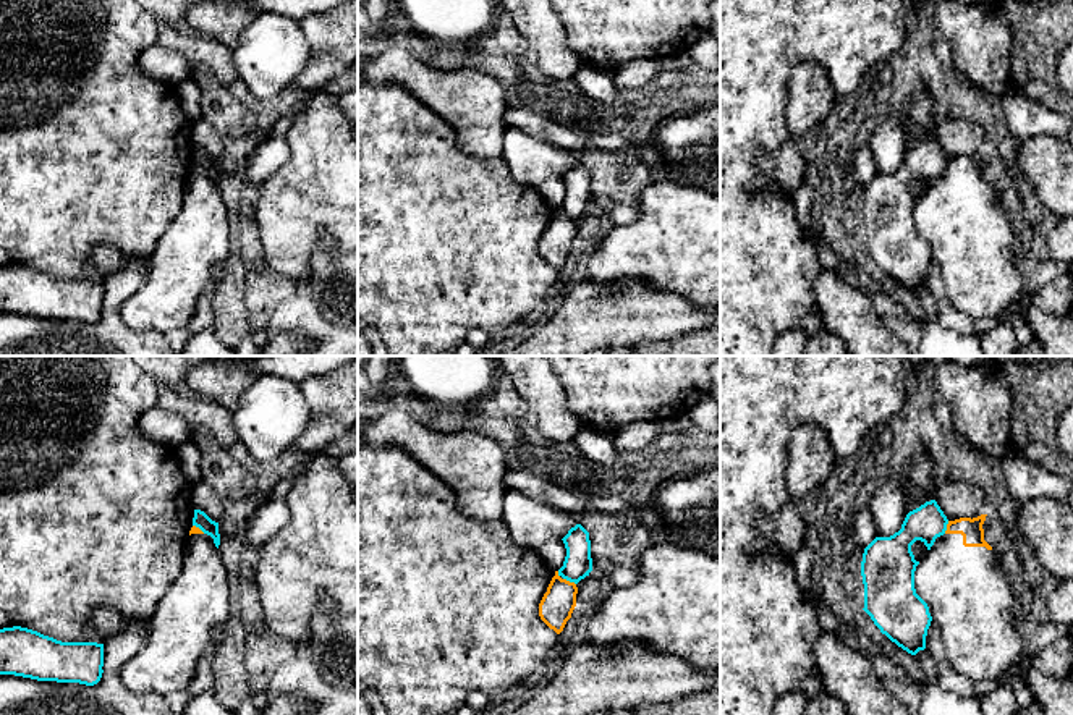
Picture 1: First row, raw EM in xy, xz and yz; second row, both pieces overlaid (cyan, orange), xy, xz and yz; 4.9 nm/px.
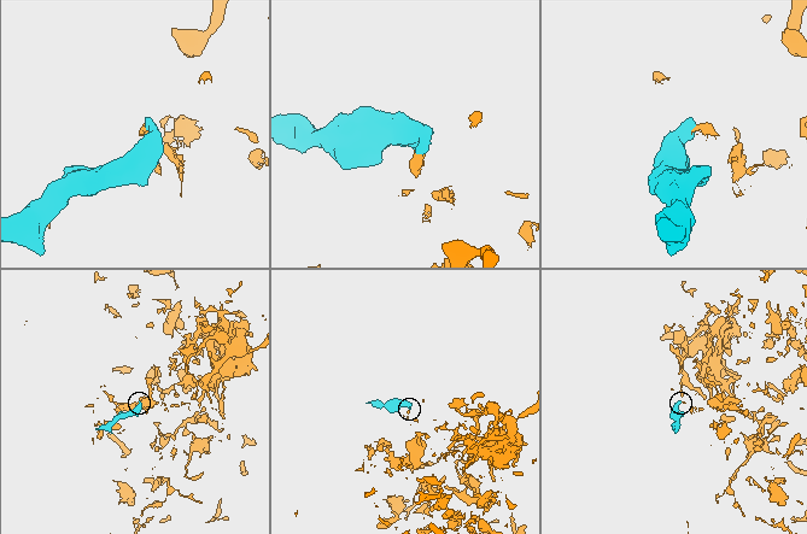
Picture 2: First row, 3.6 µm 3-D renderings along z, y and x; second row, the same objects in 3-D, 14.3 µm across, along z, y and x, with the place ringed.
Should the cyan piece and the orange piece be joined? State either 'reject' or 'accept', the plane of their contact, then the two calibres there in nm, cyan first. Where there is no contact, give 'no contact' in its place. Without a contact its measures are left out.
reject; contact in xz; calibres 140 and 170 nm

